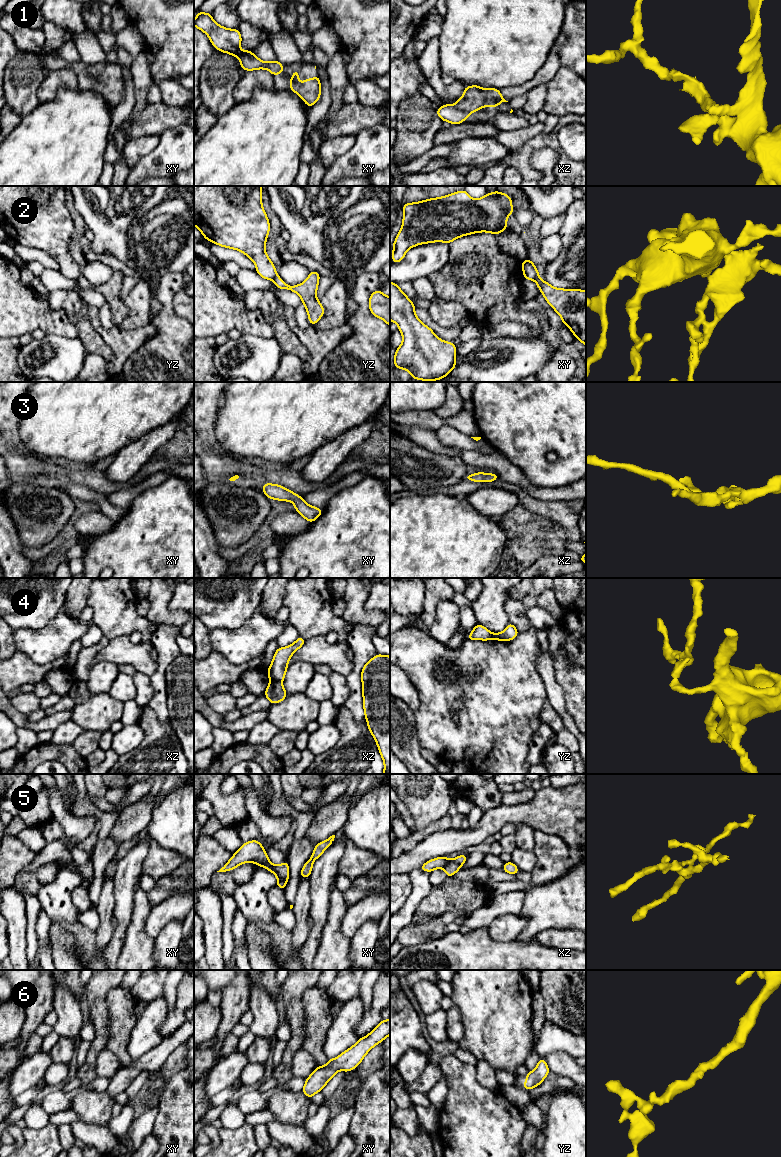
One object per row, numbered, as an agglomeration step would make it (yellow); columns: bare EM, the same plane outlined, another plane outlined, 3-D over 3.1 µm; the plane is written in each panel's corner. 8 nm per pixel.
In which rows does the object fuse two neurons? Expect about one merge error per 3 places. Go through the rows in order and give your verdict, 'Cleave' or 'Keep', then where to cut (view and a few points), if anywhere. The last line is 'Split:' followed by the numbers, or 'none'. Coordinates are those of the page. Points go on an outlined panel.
1: Keep. No split
2: Cleave. Split along yz (277, 275), (274, 279)
3: Keep. No split
4: Cleave. Split along xz (281, 680), (271, 681)
5: Cleave. Split along xy (272, 865), (276, 874), (285, 883)
6: Keep. No split
Split: 2, 4, 5

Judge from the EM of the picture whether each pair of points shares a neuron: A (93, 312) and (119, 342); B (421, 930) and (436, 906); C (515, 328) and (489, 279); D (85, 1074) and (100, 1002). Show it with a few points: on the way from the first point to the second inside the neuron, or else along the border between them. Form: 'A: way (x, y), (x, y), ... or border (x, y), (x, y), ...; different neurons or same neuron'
A: way (95, 321), (97, 326), (110, 337); same neuron
B: border (439, 916), (425, 920); different neurons
C: border (488, 327), (505, 320), (517, 320), (531, 330); different neurons
D: way (92, 1056), (100, 1042), (100, 1020); same neuron

